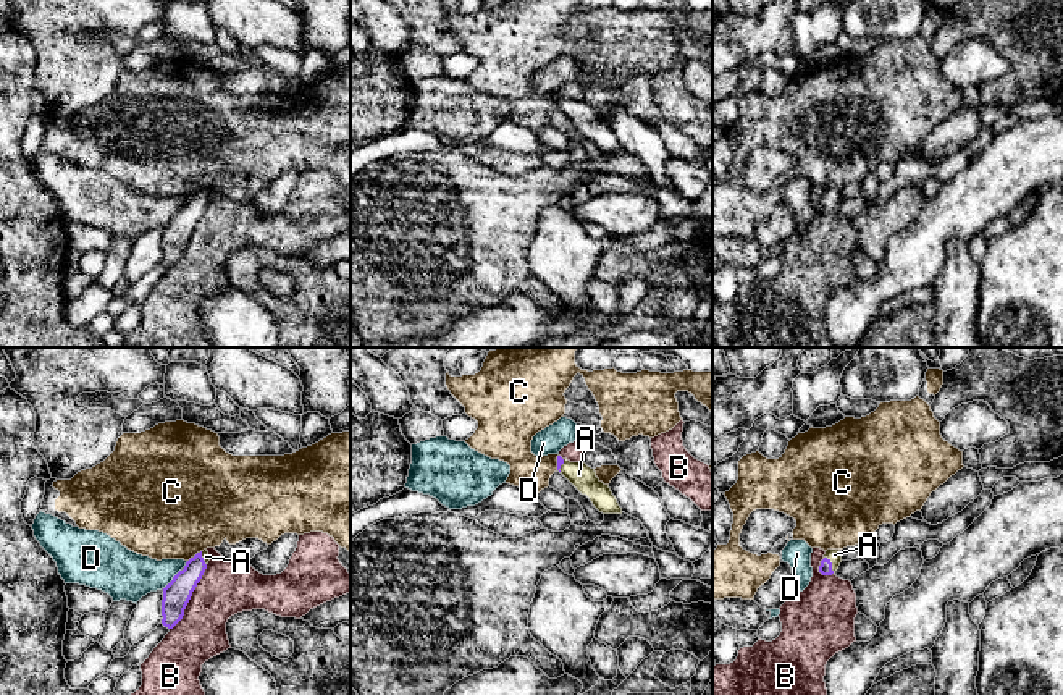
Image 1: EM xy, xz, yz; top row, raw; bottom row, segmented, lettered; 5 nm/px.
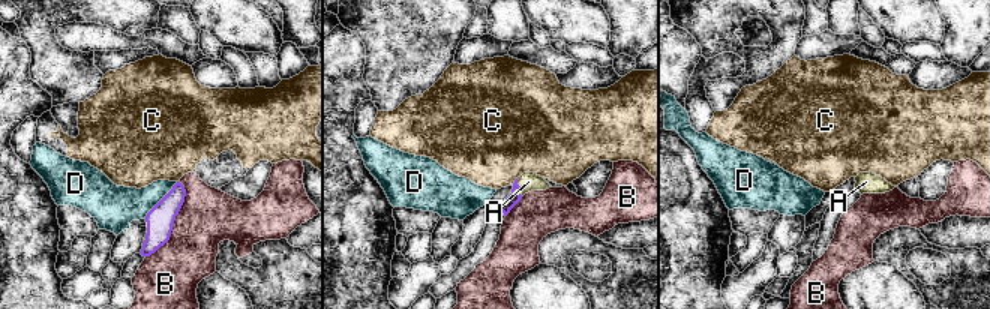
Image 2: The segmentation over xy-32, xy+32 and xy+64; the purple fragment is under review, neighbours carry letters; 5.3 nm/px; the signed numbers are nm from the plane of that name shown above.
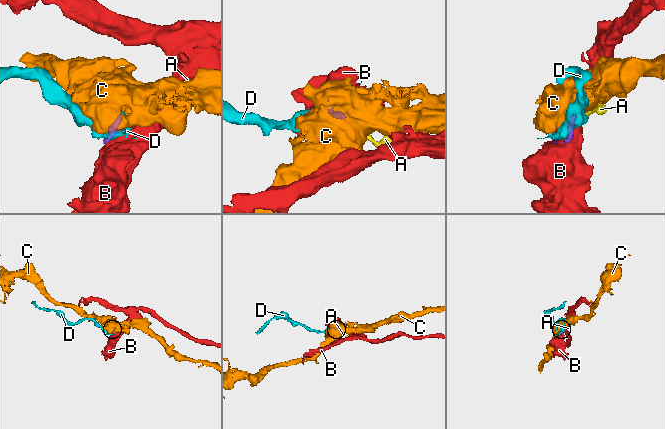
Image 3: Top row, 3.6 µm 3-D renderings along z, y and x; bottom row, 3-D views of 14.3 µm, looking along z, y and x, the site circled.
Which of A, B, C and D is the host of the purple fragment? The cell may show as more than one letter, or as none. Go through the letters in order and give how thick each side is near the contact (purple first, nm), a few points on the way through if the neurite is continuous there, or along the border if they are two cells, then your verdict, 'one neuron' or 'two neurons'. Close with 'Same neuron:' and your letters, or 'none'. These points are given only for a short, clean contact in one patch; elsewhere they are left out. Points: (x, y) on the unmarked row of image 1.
A: 60/60 nm | across yz (826, 204), (831, 202), (834, 193) | one neuron
B: 140/260 nm | two neurons
C: 140/480 nm | along xy (201, 188), (188, 199) | two neurons
D: 140/240 nm | along xy (180, 207), (163, 227) | two neurons
Same neuron: A

